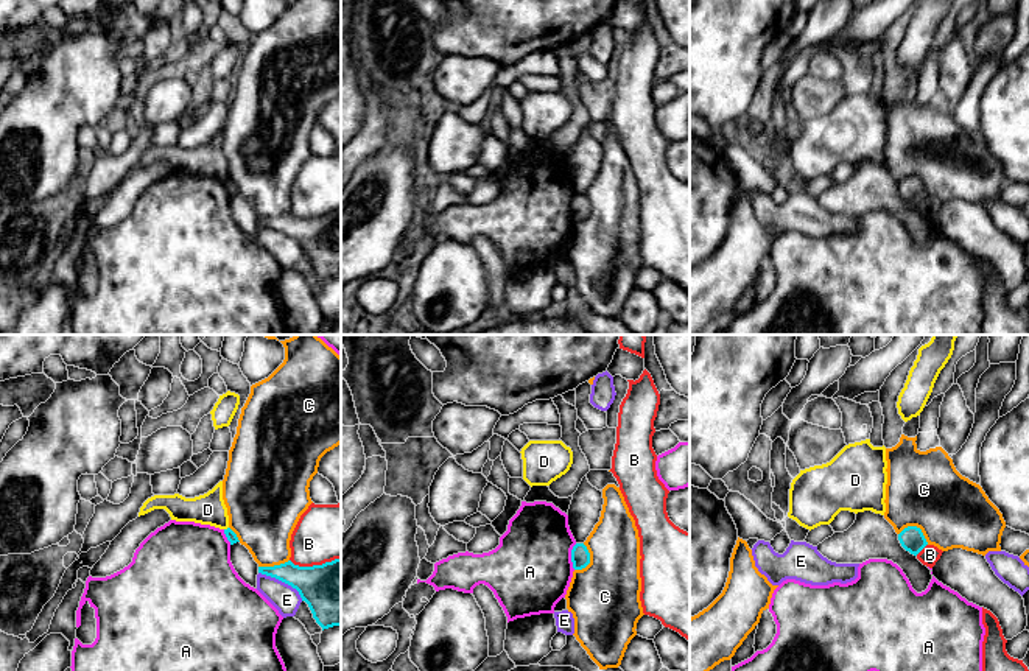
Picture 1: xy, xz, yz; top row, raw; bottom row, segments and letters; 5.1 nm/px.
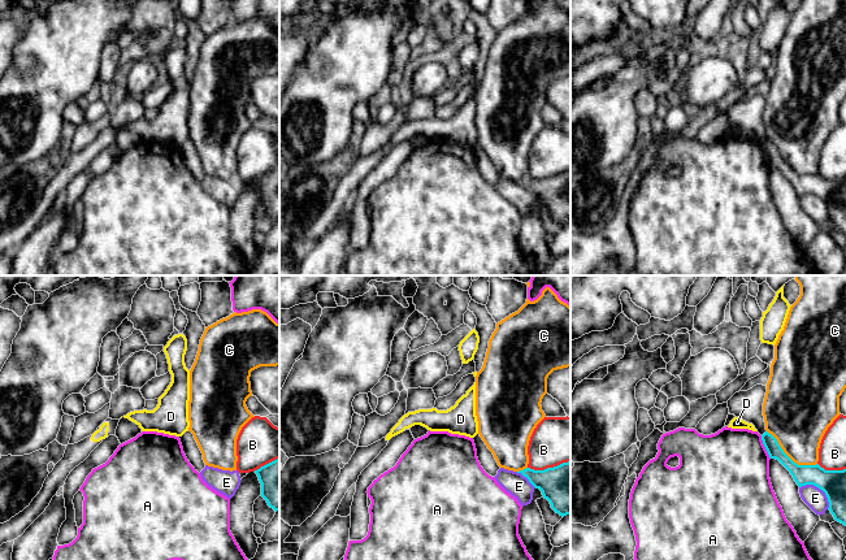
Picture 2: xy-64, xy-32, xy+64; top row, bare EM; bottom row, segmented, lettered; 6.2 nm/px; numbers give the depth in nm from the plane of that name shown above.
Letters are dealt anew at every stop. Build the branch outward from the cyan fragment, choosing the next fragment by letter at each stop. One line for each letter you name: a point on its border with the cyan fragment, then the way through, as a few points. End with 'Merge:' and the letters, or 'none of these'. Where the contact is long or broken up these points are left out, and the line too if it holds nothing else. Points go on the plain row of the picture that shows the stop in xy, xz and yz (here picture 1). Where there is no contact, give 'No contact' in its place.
Merge: none of these

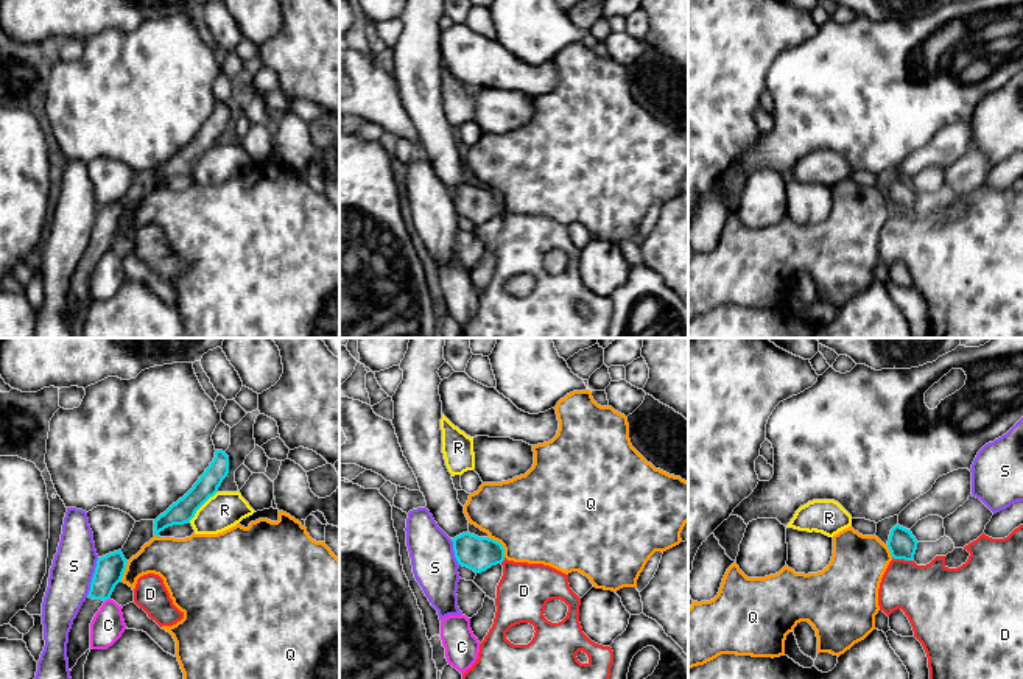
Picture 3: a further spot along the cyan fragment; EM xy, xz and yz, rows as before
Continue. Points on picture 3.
Merge: none of these

